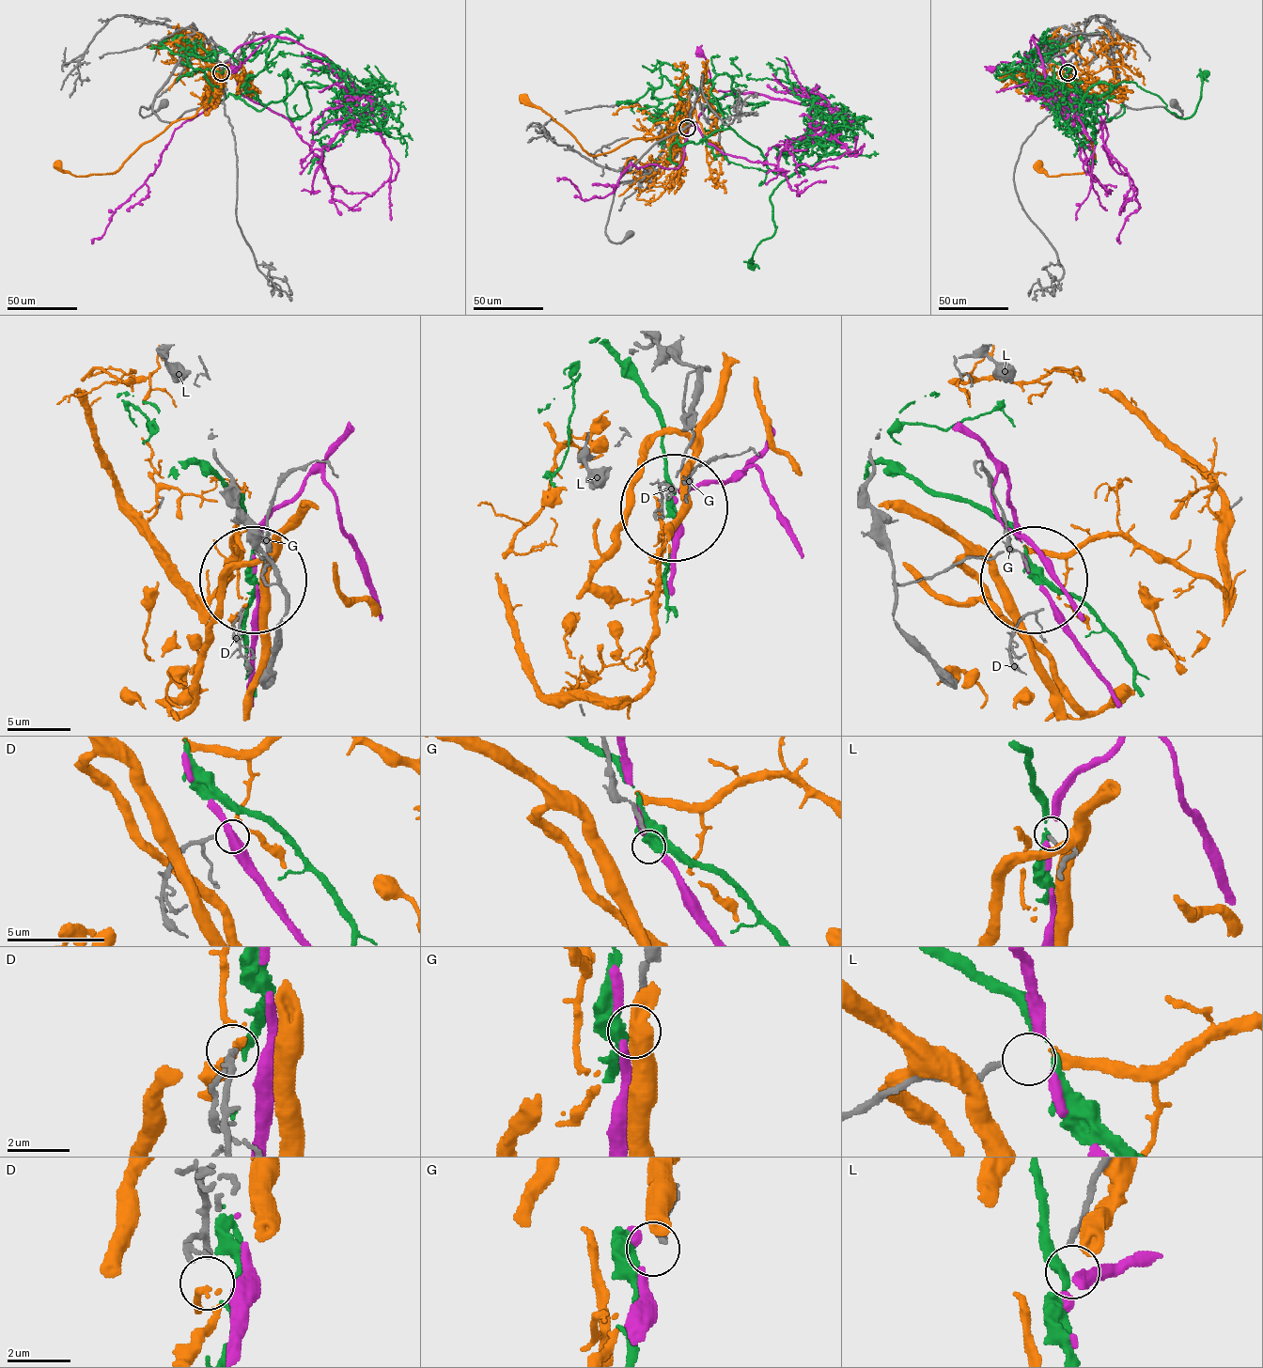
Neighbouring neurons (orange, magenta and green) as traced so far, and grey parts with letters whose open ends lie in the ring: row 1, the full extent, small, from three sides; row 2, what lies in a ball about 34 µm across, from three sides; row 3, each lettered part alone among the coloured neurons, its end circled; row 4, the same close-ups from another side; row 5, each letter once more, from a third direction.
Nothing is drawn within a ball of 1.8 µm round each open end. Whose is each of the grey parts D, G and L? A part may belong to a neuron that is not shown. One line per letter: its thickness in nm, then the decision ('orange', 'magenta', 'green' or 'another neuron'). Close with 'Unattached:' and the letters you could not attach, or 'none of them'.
D: calibre 160 nm; orange
G: calibre 190 nm; another neuron
L: calibre 190 nm; another neuron
Unattached: G, L

